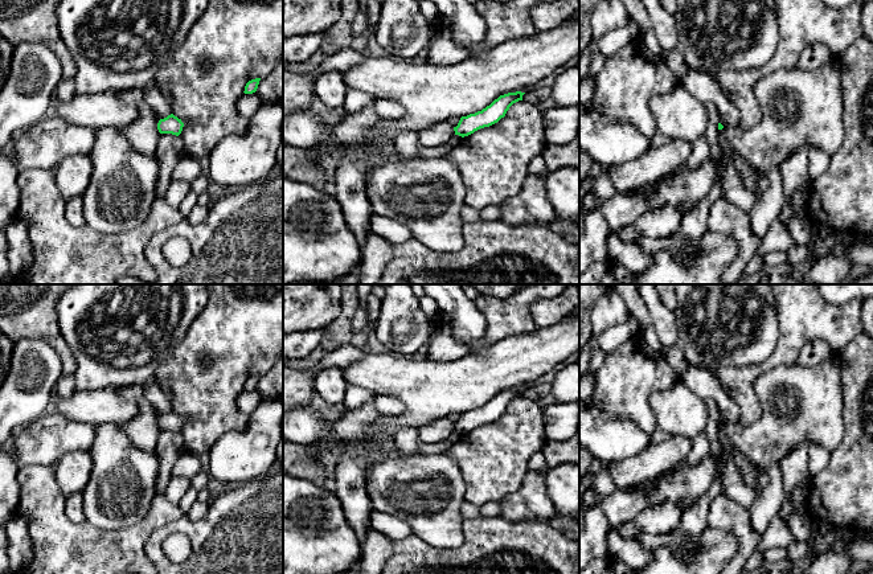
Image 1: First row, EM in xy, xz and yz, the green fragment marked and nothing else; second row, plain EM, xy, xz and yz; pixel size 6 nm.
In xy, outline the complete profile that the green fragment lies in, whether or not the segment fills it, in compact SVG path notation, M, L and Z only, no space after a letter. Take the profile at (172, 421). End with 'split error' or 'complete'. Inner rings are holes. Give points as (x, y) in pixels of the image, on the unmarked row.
M173 410L168 411L164 415L160 415L157 419L157 426L160 430L172 430L179 432L183 427L184 419L181 415L175 413Z; complete

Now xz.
M516 388L500 391L481 407L462 413L458 422L454 423L455 431L464 434L480 425L497 419L501 414L505 413L507 407L513 399L522 397L524 390L525 389Z; complete

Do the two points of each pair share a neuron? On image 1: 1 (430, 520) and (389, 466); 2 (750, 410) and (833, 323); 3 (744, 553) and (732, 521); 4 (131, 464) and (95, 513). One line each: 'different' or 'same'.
1: same
2: same
3: same
4: same

